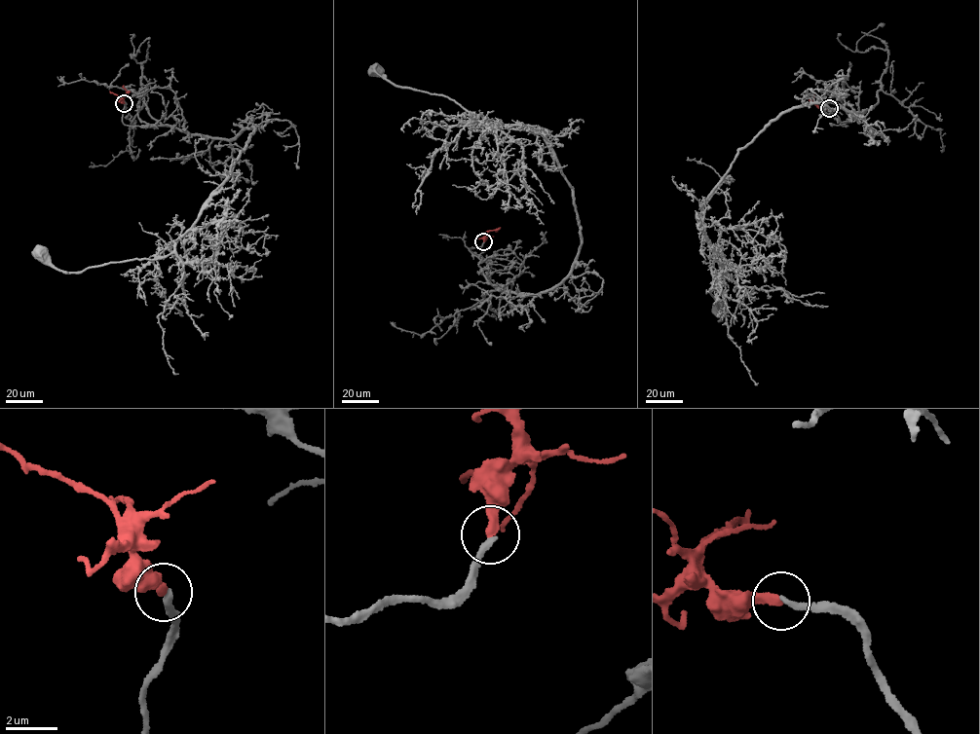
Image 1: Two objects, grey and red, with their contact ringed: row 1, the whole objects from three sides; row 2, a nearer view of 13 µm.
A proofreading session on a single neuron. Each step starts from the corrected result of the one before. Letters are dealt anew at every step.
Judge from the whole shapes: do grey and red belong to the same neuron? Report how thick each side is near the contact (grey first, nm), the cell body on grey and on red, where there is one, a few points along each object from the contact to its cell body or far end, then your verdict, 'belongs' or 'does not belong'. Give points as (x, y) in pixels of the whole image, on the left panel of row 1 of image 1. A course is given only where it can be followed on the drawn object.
calibres 240 and 340 nm; soma grey (40, 252); soma red none; course grey (124, 103), (122, 121), (131, 126), (229, 140), (255, 129), (171, 252), (78, 272), (40, 253); course red (124, 103), (121, 99), (127, 91), (123, 85); belongs

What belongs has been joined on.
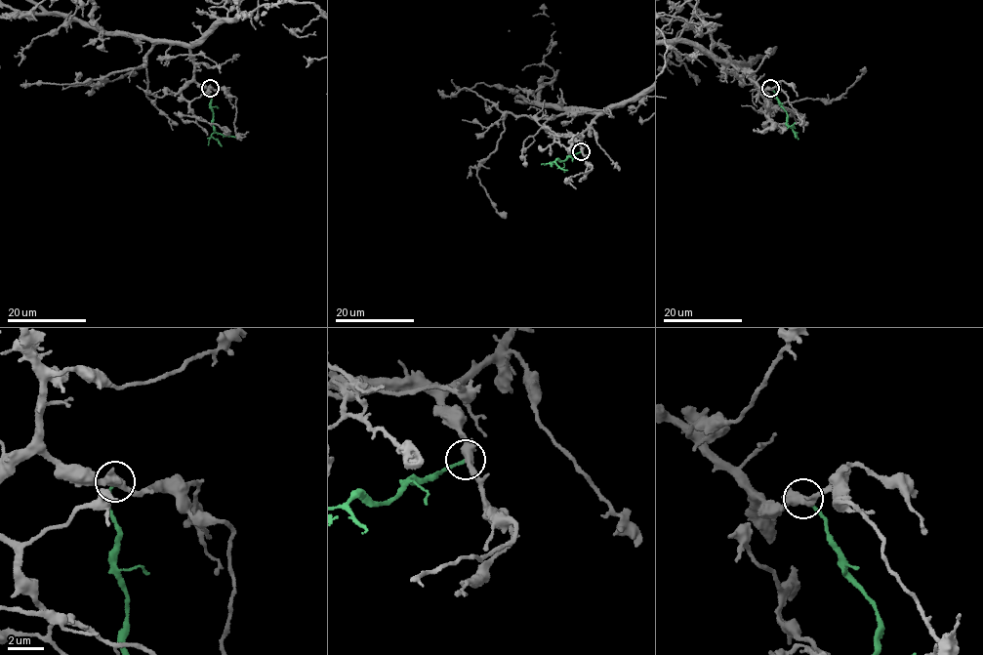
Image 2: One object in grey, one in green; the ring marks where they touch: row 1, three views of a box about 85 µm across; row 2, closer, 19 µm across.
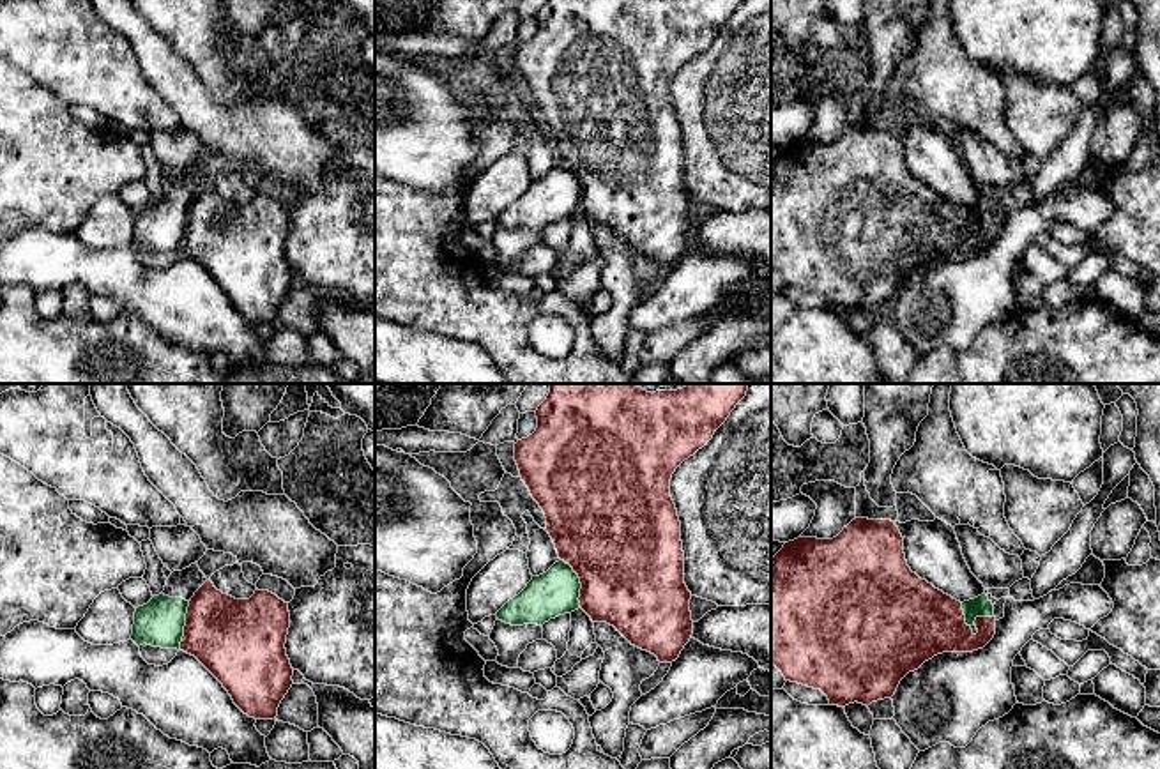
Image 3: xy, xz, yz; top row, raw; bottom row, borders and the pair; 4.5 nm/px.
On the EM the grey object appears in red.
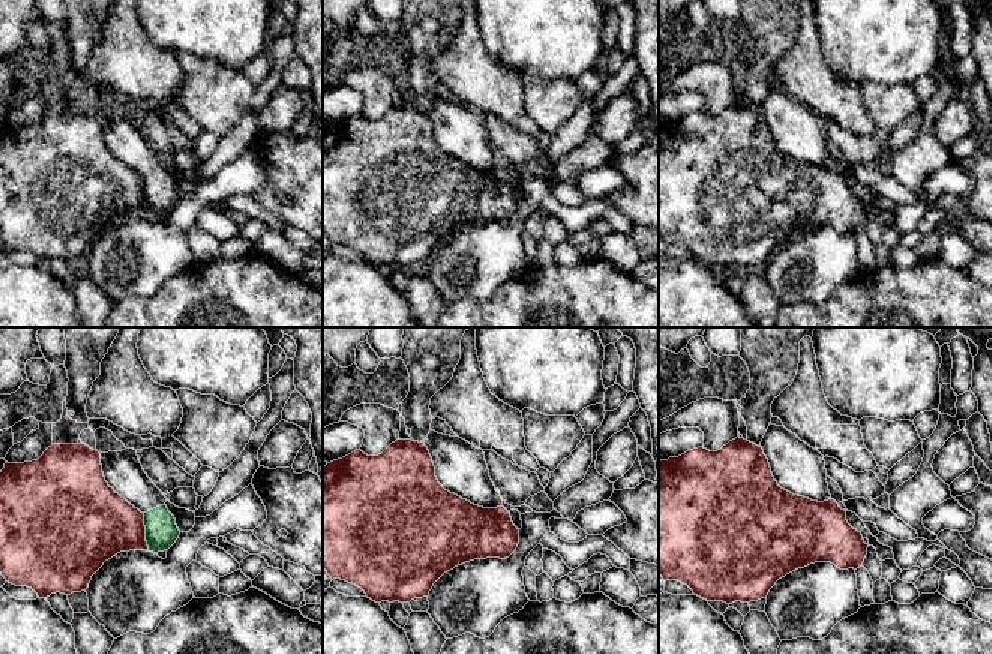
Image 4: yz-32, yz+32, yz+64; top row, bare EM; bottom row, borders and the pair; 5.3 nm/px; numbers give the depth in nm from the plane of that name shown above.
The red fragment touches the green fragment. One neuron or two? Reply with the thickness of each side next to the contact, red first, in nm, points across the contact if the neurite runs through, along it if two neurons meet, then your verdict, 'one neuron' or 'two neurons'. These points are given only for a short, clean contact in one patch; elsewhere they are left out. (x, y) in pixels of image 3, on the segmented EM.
360/100 nm | along yz (961, 603), (964, 621), (971, 626), (978, 617), (992, 617) | two neurons

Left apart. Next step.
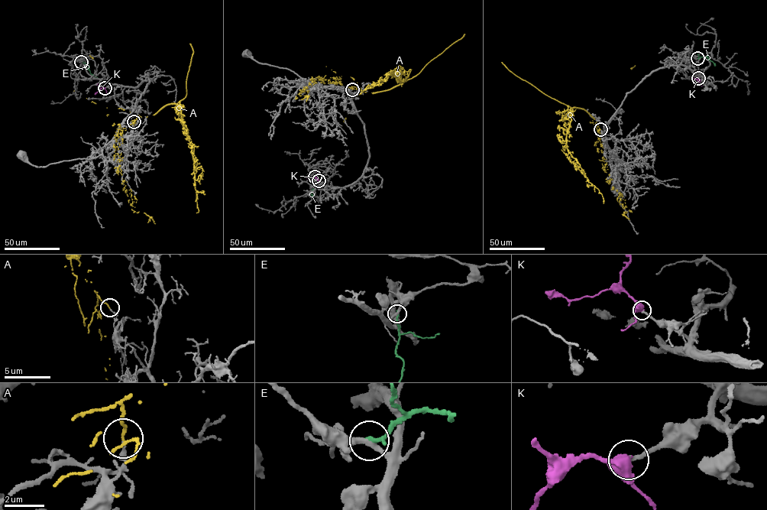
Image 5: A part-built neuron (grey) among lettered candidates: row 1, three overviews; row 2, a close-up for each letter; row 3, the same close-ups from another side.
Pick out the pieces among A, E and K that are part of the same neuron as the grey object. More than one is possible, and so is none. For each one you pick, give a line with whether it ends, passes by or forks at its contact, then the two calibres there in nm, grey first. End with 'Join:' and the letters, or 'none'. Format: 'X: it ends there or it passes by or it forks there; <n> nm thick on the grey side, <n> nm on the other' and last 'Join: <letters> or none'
K: it passes by; 240 nm thick on the grey side, 500 nm on the other
Join: K

